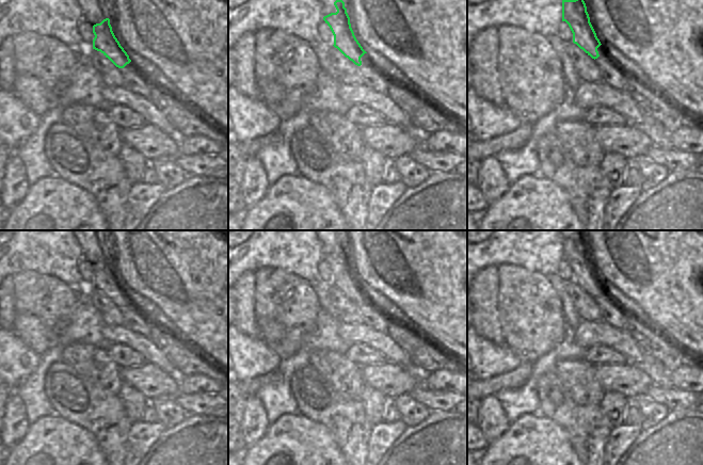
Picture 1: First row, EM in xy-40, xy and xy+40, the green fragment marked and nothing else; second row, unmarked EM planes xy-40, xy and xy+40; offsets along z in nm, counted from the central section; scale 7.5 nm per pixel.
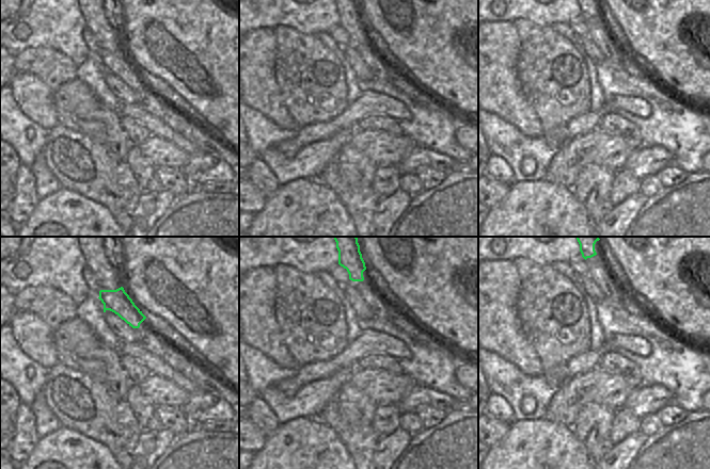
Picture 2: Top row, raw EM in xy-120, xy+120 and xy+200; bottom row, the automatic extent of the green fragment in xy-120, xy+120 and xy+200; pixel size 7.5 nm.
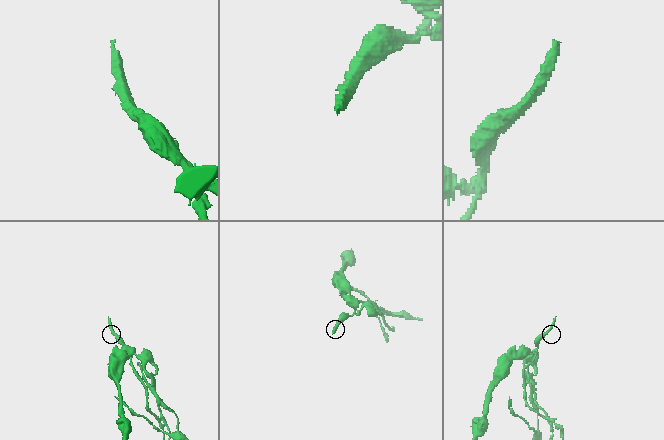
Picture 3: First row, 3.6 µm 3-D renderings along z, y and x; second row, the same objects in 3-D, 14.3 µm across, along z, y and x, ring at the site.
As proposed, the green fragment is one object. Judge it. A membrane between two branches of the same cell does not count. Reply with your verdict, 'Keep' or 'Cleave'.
Cleave.

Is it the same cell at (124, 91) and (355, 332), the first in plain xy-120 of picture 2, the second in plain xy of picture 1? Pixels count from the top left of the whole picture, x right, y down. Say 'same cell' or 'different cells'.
different cells

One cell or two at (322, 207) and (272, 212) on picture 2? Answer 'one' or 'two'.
one

